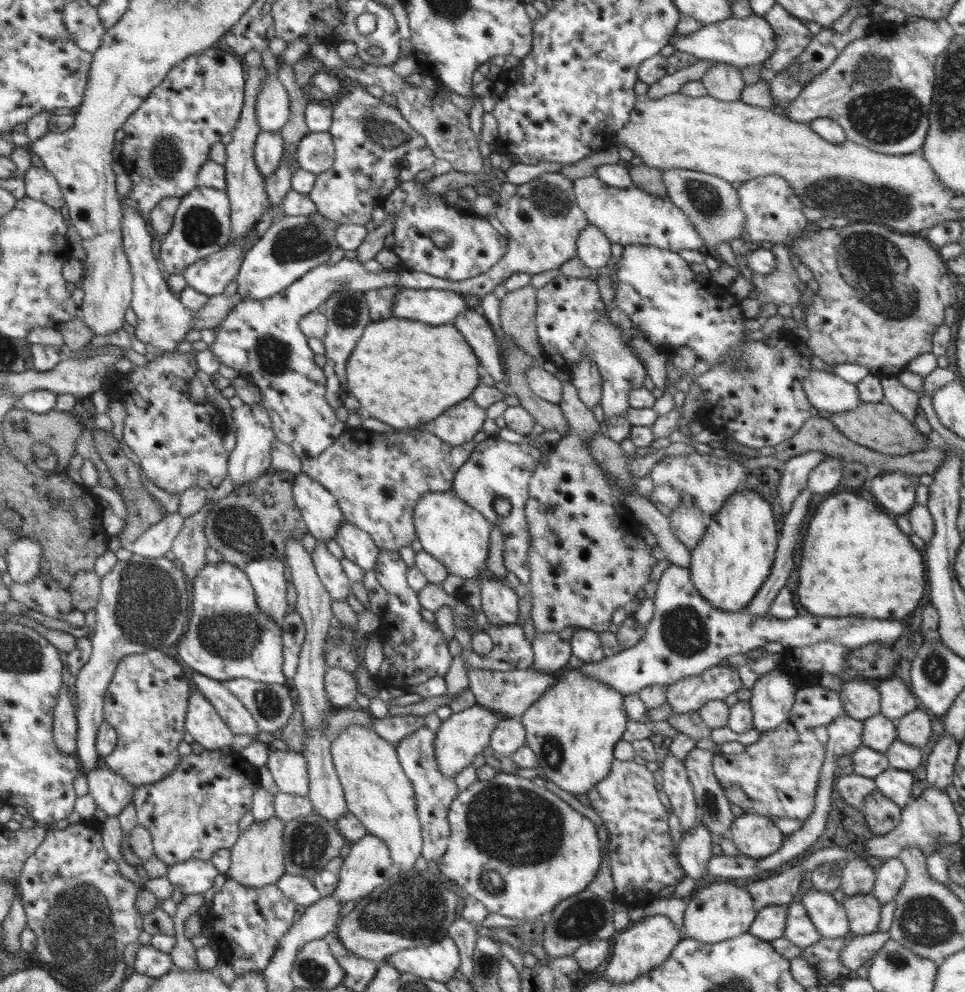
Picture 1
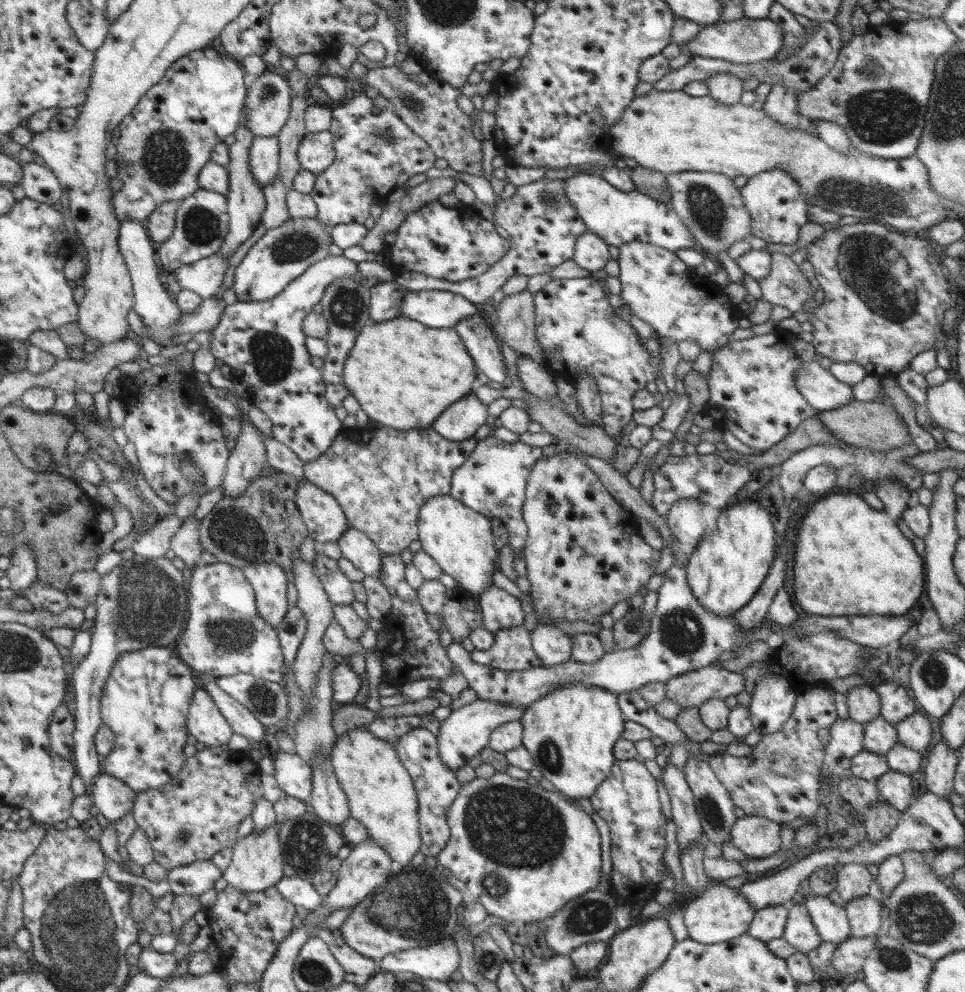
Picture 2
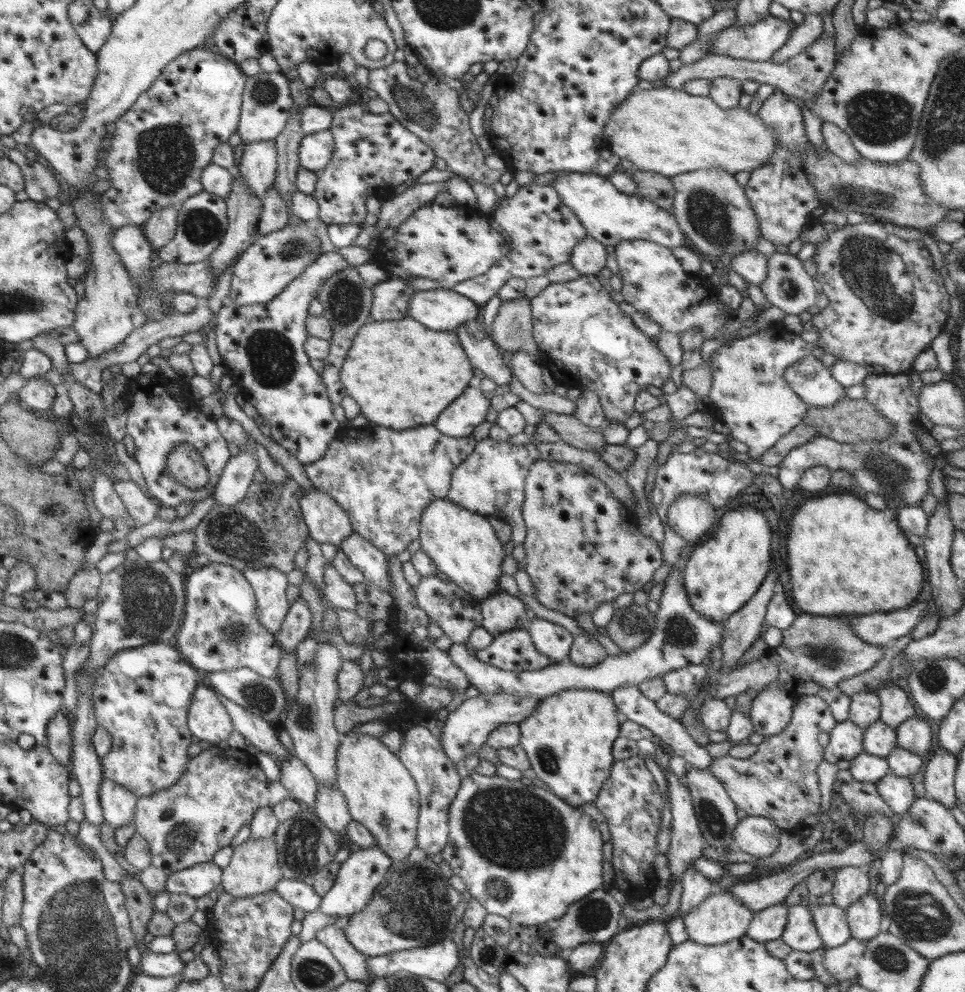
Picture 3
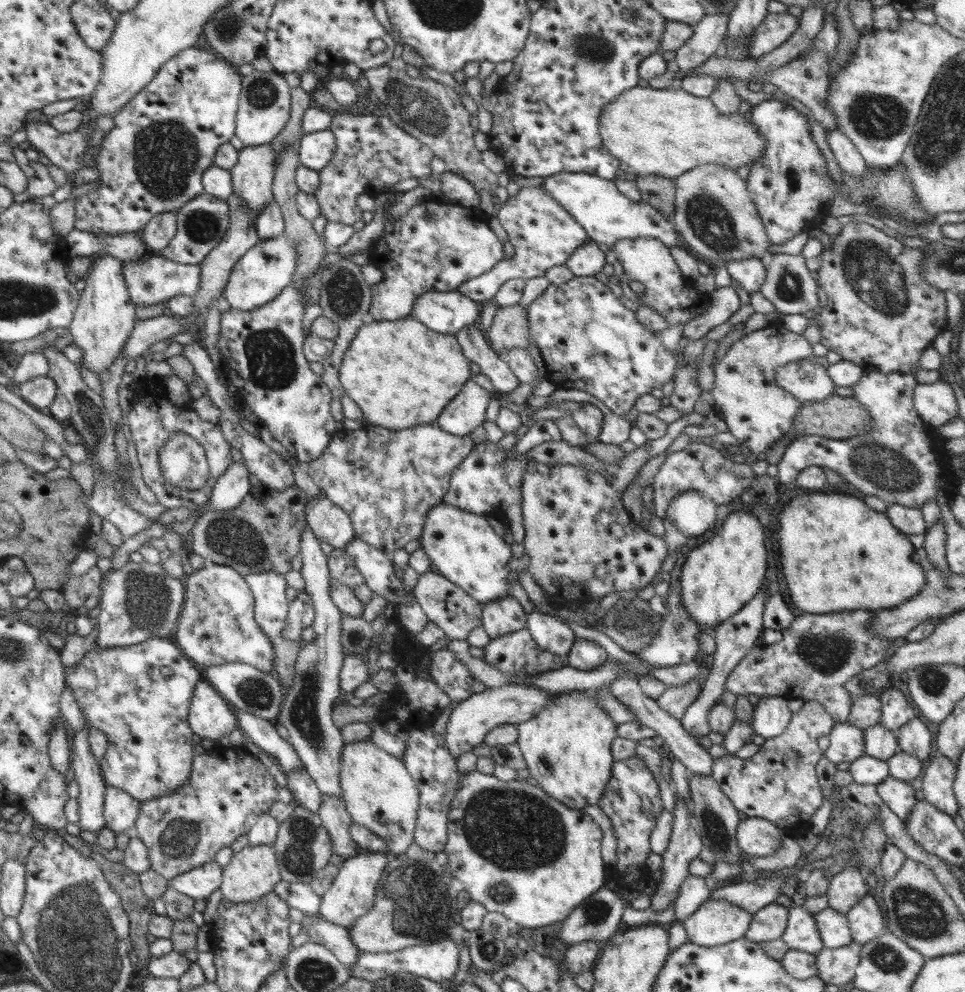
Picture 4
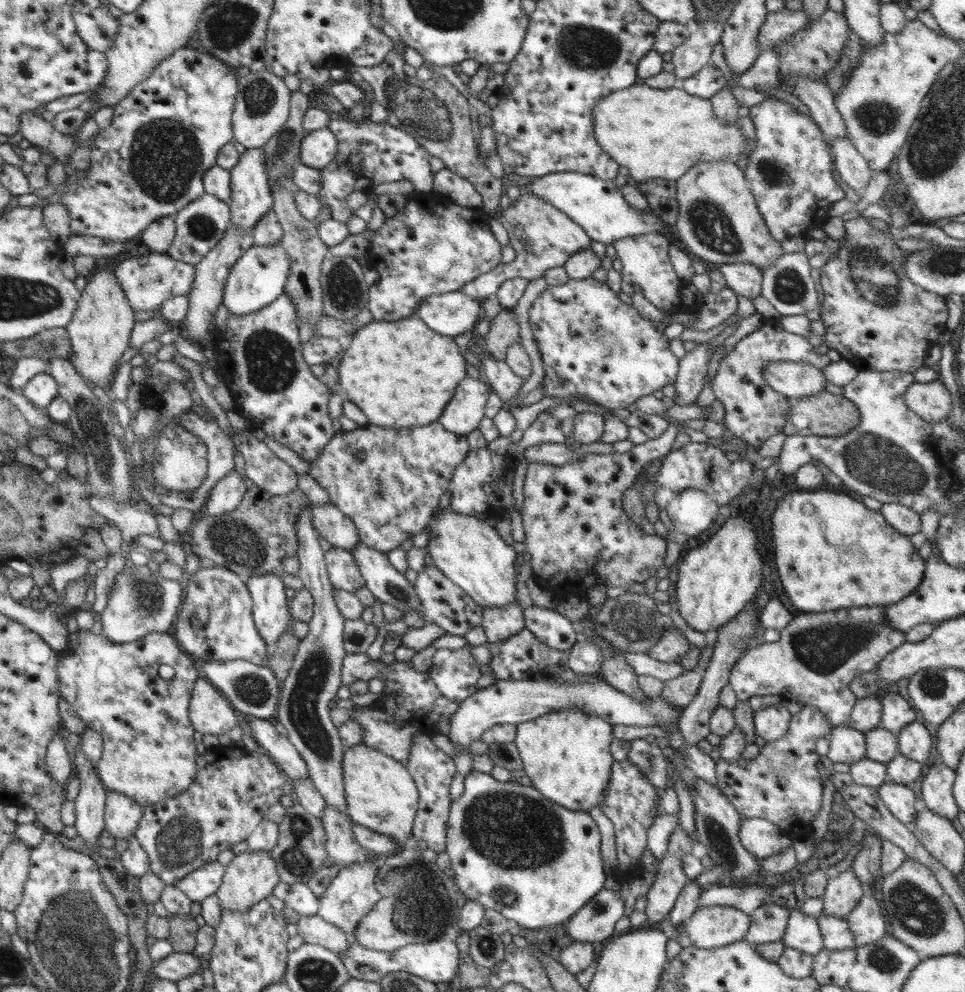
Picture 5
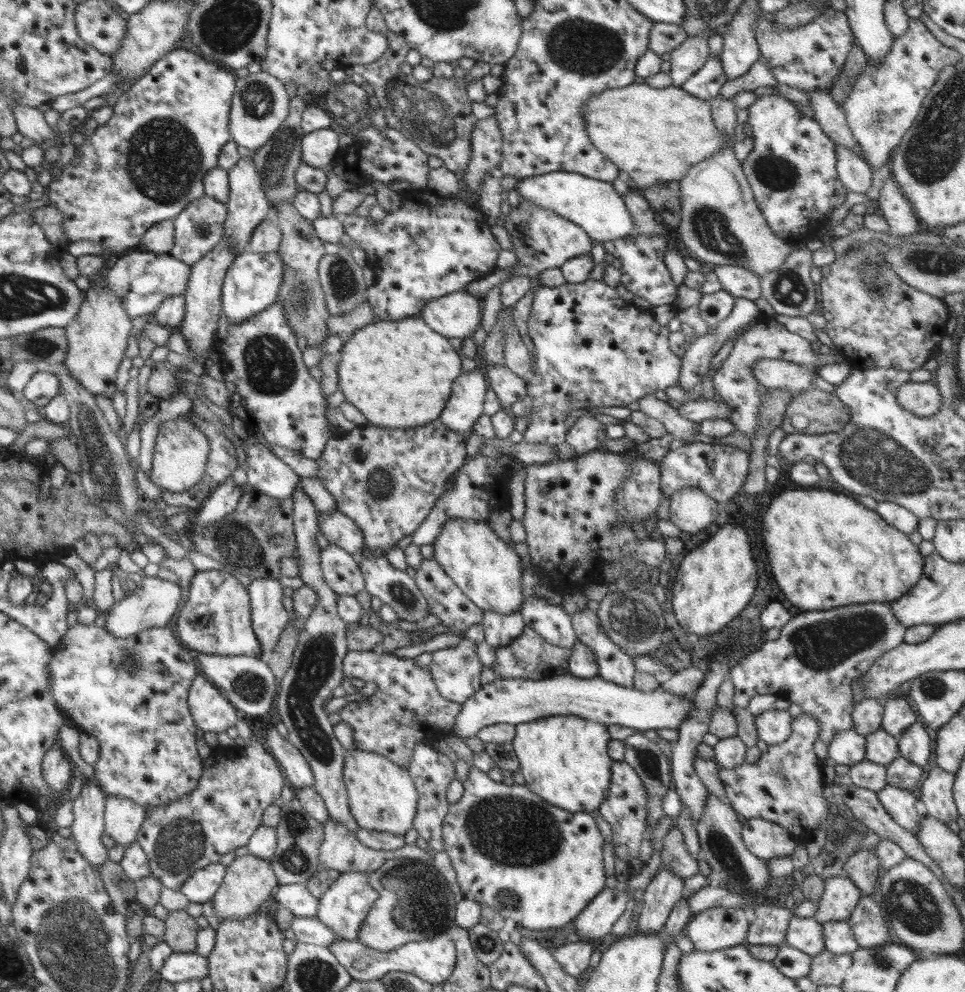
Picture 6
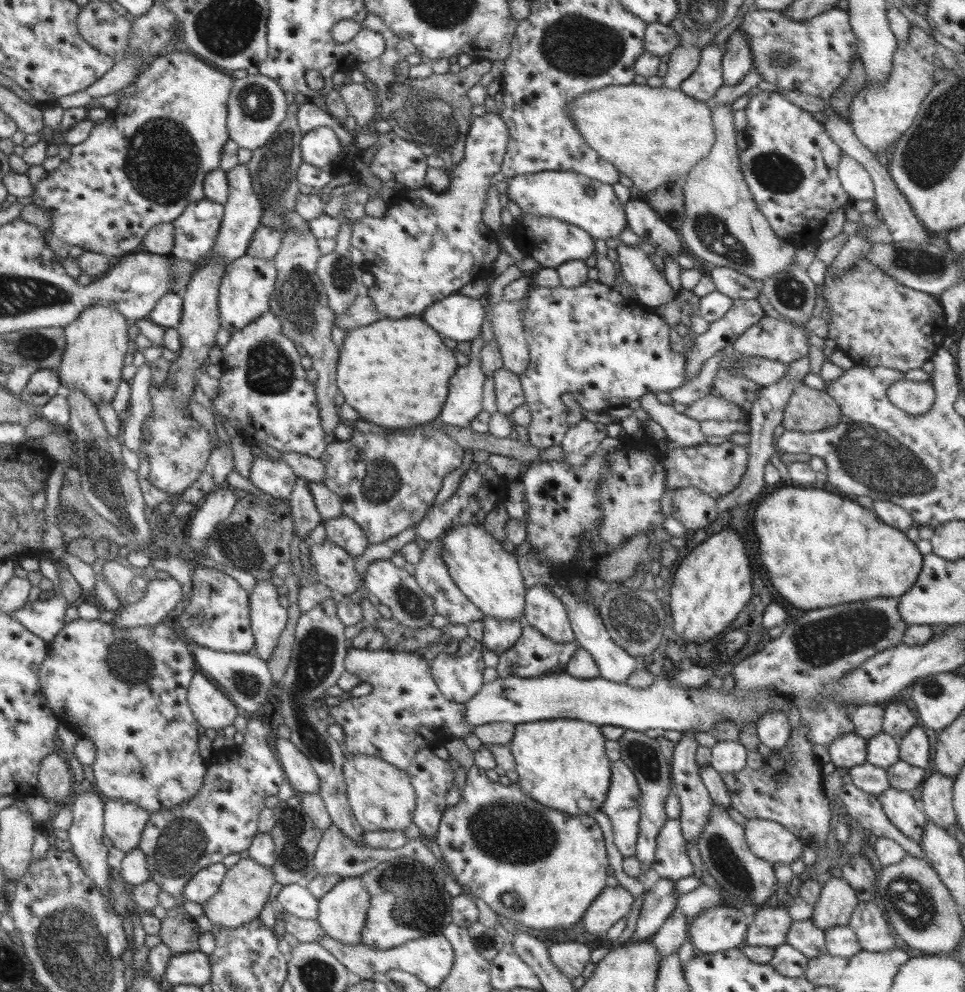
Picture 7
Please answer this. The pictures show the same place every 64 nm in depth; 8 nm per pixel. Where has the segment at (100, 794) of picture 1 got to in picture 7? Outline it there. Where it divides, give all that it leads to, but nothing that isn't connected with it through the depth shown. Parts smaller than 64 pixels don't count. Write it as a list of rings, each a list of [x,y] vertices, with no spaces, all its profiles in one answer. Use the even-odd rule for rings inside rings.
[[[105,799],[104,803],[104,834],[125,854],[138,847],[149,812],[122,799]]]

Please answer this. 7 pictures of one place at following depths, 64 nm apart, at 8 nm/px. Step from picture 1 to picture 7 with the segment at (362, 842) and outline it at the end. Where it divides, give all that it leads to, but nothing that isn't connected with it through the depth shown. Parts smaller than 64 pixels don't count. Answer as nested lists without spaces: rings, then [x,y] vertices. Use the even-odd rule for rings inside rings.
[[[341,877],[341,879],[319,900],[317,921],[330,938],[353,945],[361,942],[361,930],[366,922],[367,908],[370,906],[370,893],[363,885],[362,879]]]

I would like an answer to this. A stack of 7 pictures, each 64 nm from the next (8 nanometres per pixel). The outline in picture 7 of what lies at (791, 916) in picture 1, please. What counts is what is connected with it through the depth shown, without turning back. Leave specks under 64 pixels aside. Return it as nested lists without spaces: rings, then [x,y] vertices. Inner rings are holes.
[[[810,919],[792,921],[786,935],[786,943],[809,959],[828,953],[825,945],[825,932]]]

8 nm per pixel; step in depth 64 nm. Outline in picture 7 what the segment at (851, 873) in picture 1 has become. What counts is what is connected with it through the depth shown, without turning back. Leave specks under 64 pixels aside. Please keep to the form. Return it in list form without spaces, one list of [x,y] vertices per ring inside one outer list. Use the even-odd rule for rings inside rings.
[[[831,878],[822,885],[810,920],[824,932],[831,926],[846,926],[859,903],[857,892],[844,879]]]

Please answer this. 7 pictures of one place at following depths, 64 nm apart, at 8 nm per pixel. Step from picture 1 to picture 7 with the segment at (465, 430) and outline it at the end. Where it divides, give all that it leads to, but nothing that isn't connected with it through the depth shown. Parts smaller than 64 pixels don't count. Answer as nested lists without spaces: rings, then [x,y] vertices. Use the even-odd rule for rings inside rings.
[[[481,334],[471,342],[470,355],[467,356],[470,363],[459,366],[456,374],[448,381],[450,390],[438,416],[443,424],[466,428],[482,412],[483,385],[488,377],[481,369],[483,343]]]

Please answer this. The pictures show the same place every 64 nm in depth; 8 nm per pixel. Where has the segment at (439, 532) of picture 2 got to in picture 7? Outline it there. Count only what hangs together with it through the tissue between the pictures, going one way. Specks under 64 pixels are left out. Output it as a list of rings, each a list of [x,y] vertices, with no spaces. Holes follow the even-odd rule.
[[[456,525],[441,538],[442,558],[458,589],[482,612],[500,620],[524,620],[527,590],[518,561],[482,525]]]

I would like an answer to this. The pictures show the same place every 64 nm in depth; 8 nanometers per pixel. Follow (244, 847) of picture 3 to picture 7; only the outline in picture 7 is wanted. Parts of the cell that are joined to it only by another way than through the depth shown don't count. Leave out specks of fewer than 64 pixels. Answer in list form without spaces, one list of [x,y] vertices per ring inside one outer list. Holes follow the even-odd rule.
[[[241,858],[234,866],[228,868],[219,891],[202,904],[204,915],[220,927],[241,927],[242,924],[259,918],[260,911],[268,902],[268,895],[274,883],[273,872],[262,868],[253,858]]]

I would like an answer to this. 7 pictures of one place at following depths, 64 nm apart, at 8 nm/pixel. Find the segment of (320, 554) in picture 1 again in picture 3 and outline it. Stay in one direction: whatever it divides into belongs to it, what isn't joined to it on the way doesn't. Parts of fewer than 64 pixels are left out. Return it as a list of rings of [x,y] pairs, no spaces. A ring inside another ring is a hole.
[[[332,563],[325,564],[323,573],[326,599],[334,604],[334,607],[356,613],[359,603],[356,600],[353,586],[340,576],[340,573],[333,567]]]

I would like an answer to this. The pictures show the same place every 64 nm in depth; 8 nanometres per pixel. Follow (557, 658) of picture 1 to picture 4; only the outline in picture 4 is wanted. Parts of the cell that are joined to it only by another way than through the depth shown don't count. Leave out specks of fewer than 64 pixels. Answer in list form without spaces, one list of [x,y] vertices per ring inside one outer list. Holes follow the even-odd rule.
[[[536,610],[527,616],[526,629],[542,651],[560,657],[569,654],[577,638],[570,625],[566,625],[566,620]]]

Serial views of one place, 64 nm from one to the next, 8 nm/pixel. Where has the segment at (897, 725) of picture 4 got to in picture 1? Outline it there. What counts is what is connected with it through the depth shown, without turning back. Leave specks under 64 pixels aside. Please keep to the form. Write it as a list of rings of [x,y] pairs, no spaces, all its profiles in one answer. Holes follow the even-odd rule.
[[[887,678],[878,683],[876,687],[881,696],[879,712],[892,722],[896,722],[902,716],[906,716],[908,712],[919,707],[918,699],[900,678]]]

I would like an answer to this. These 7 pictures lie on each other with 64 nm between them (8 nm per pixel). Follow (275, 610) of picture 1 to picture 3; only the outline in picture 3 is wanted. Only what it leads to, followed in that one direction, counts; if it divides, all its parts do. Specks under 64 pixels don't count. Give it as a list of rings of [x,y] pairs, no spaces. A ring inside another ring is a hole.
[[[260,567],[243,572],[256,598],[255,616],[258,622],[272,634],[278,643],[280,626],[288,613],[290,604],[286,596],[289,582],[286,573],[274,567]]]

